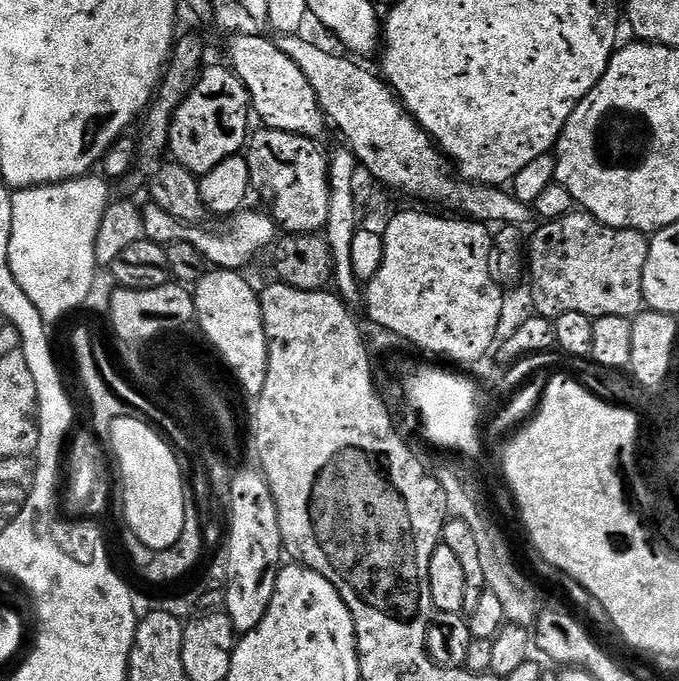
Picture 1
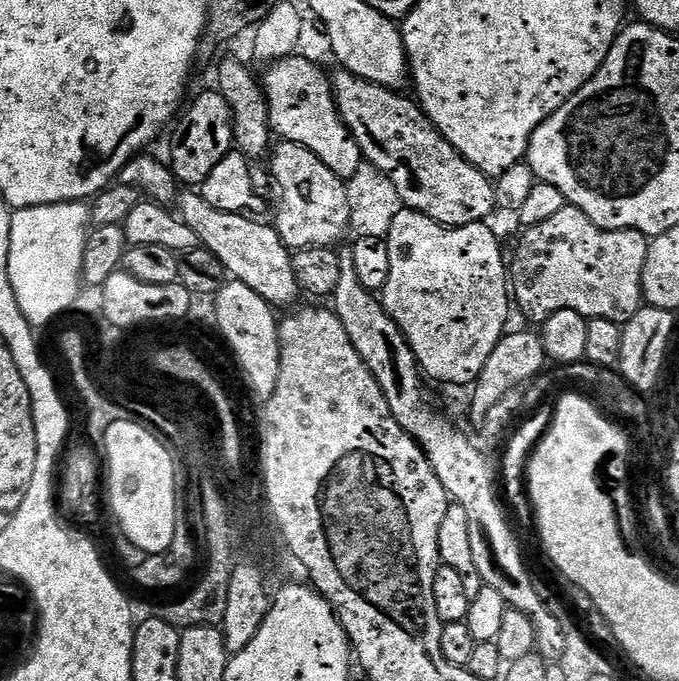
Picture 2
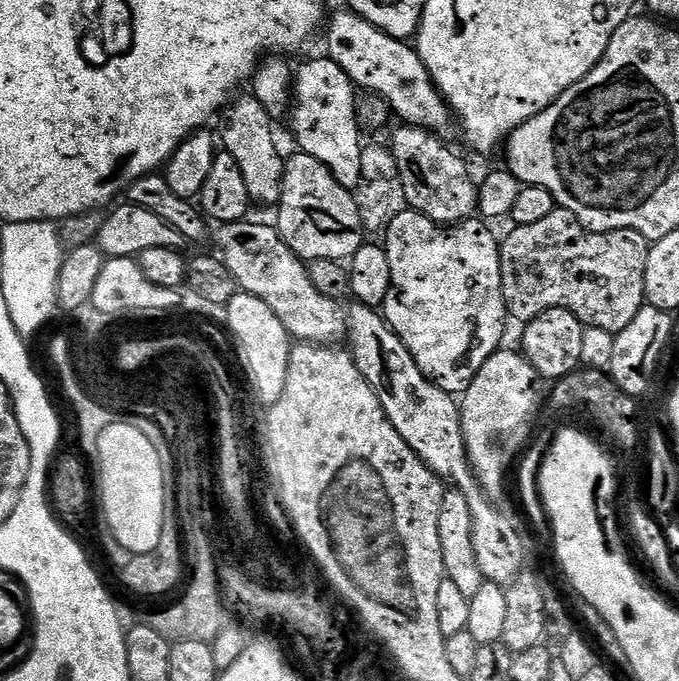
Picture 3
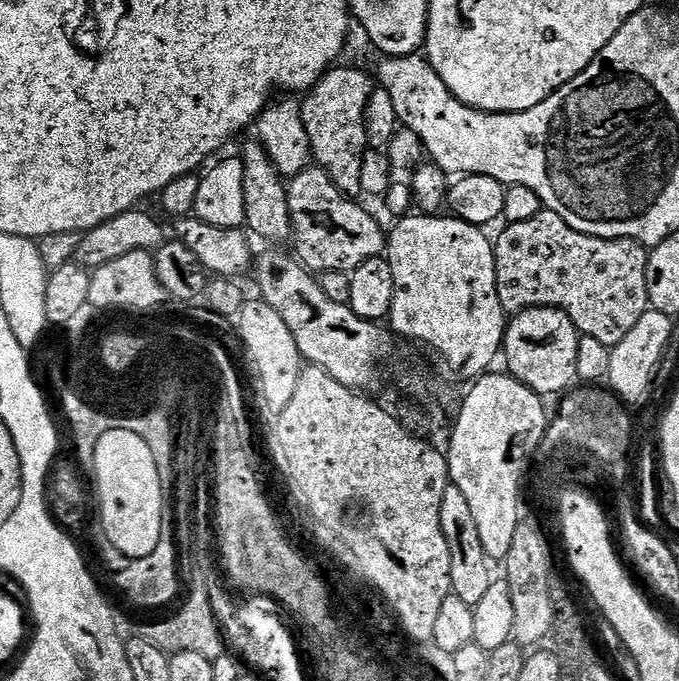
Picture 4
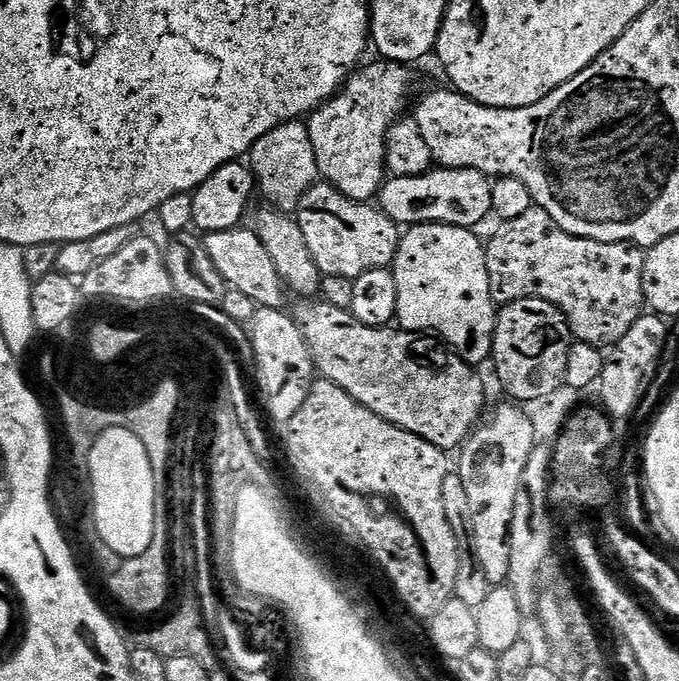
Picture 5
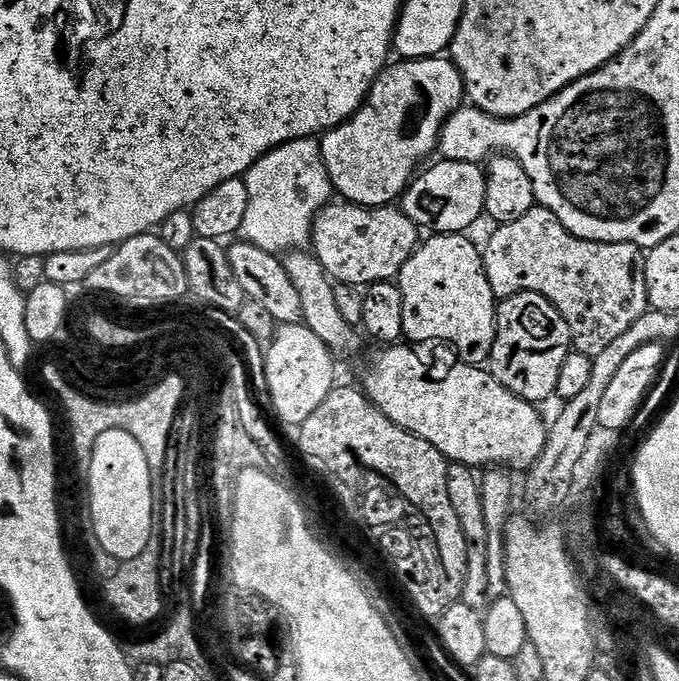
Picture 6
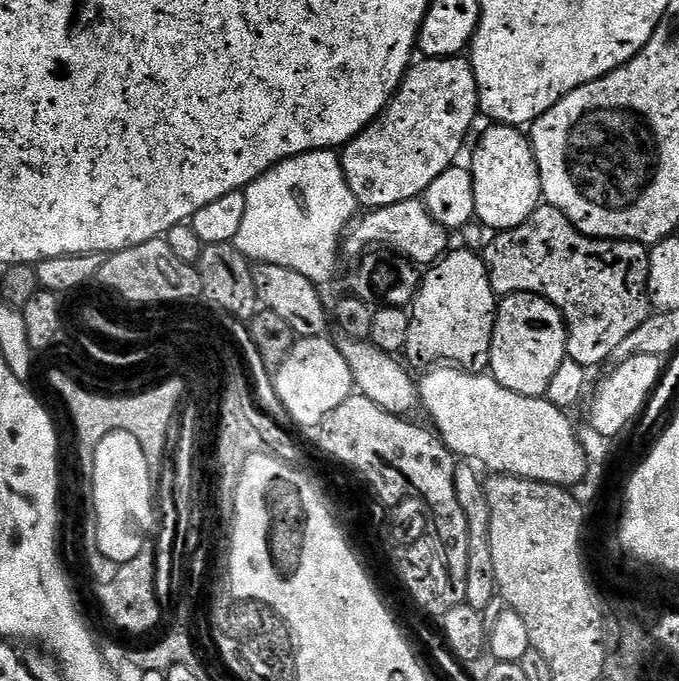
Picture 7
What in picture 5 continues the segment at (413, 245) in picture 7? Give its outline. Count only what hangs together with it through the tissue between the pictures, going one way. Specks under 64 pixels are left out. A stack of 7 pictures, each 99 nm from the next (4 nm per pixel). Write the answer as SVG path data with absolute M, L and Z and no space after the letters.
M313 184L296 205L294 215L302 226L306 246L310 246L310 254L324 276L357 280L366 270L389 267L396 257L401 225L395 224L375 203L346 198L333 184Z

